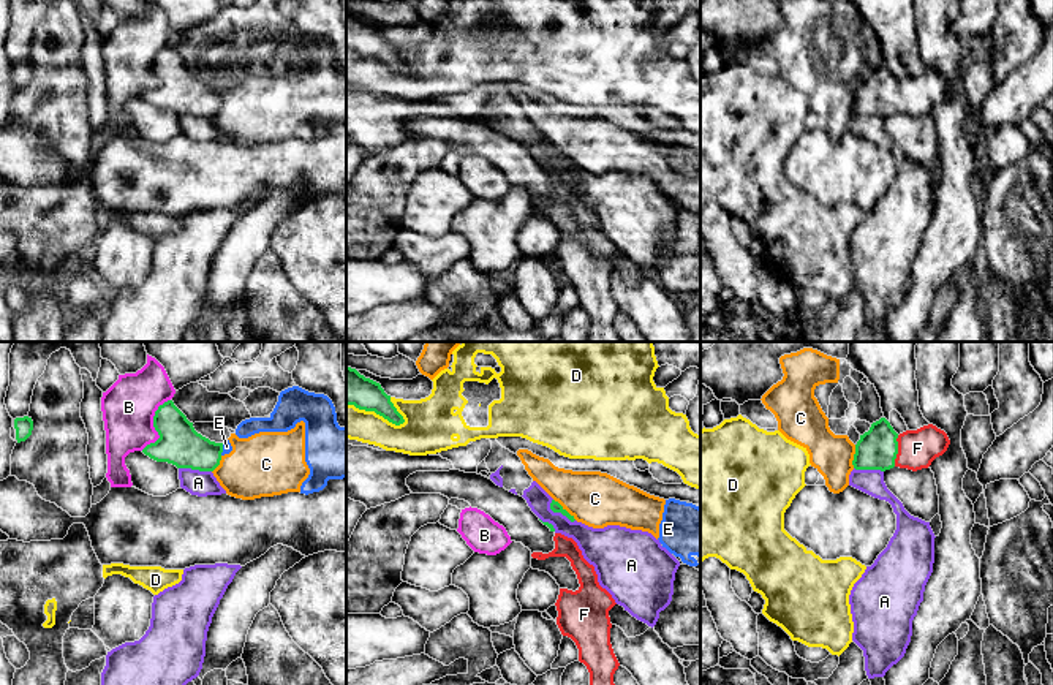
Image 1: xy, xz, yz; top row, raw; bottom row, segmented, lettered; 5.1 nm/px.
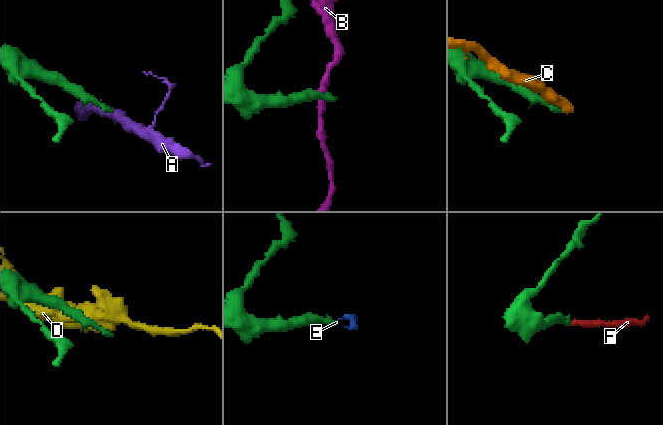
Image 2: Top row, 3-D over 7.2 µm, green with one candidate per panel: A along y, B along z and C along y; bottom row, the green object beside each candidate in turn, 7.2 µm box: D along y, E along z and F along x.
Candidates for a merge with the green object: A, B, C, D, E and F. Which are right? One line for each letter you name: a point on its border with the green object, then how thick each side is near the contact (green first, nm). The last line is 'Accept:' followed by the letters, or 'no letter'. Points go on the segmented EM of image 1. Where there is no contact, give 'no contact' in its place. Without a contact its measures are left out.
F: yz (897, 451) | 200/190 nm
Accept: F

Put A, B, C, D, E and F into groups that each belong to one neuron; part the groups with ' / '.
A / B / C E / D / F

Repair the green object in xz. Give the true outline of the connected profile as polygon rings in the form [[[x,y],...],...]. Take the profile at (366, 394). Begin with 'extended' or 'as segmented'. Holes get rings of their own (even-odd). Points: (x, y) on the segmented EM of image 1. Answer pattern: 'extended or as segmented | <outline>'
as segmented | [[[346,367],[346,405],[354,405],[365,411],[375,411],[395,426],[405,422],[403,416],[391,402],[391,395],[384,392],[381,384],[365,378],[351,367]]]

